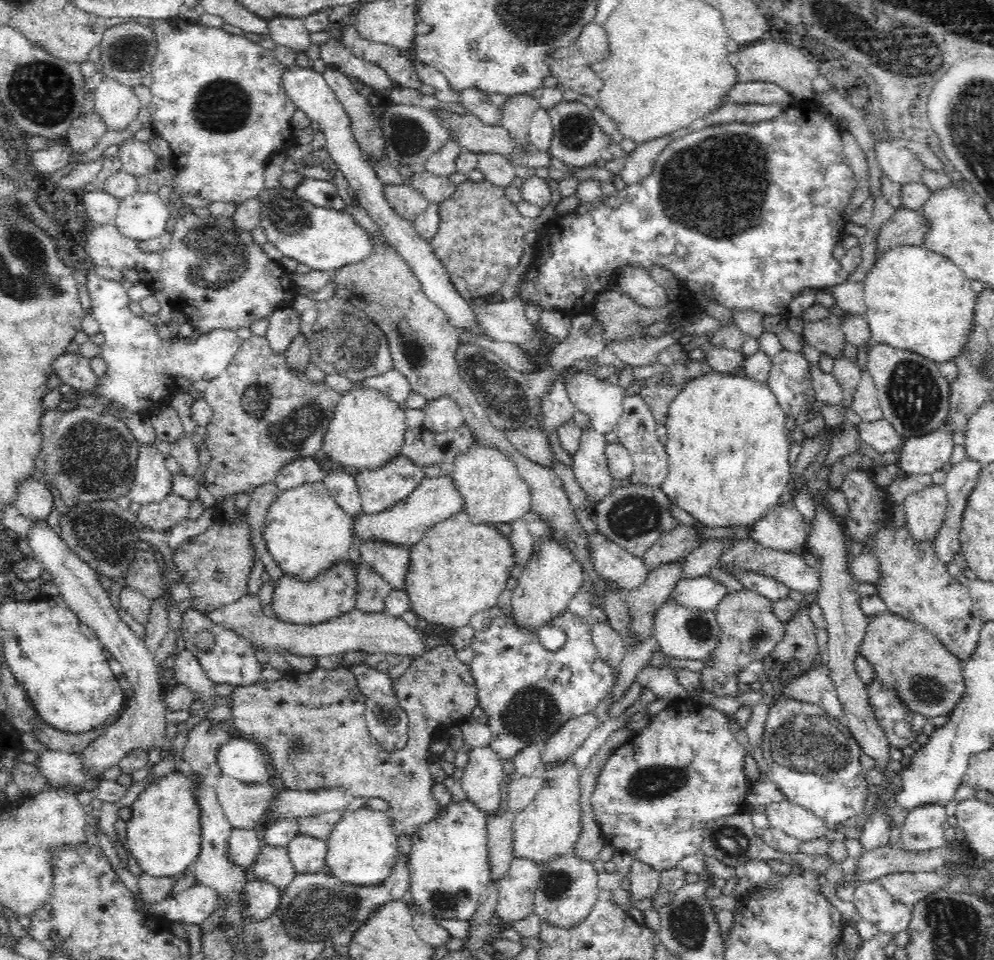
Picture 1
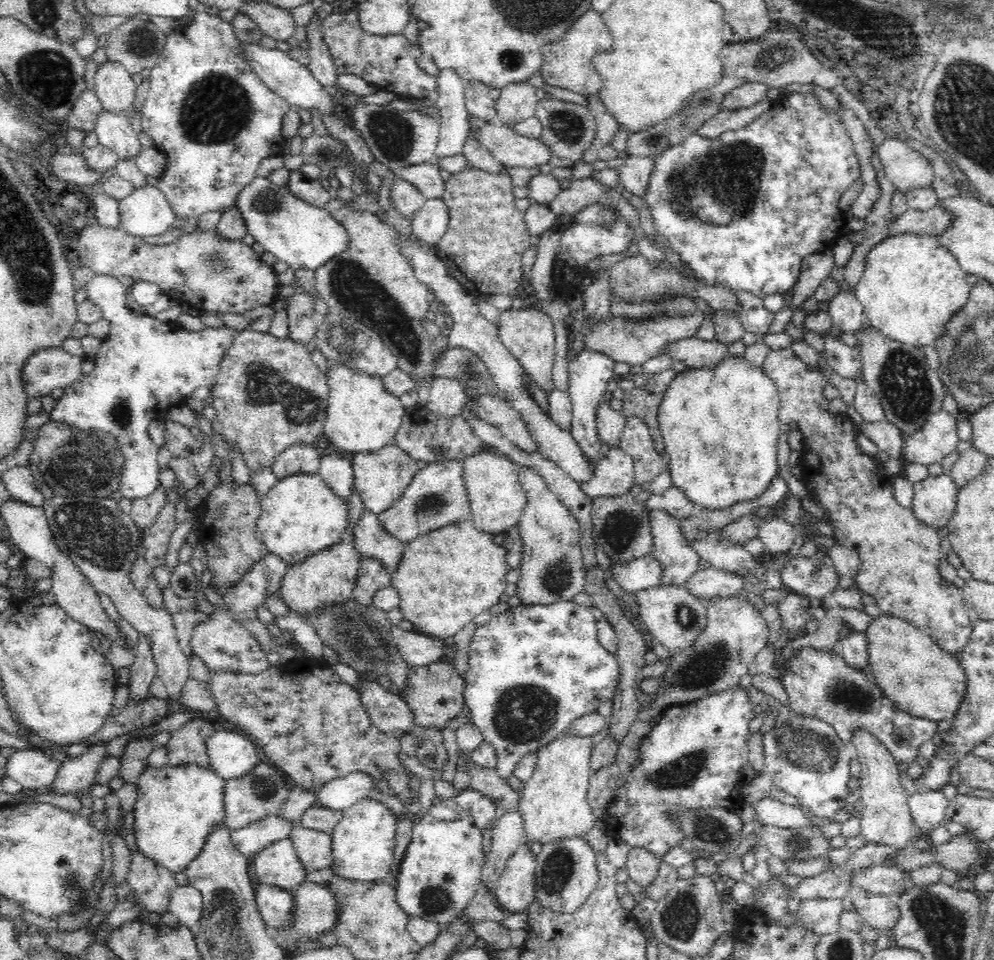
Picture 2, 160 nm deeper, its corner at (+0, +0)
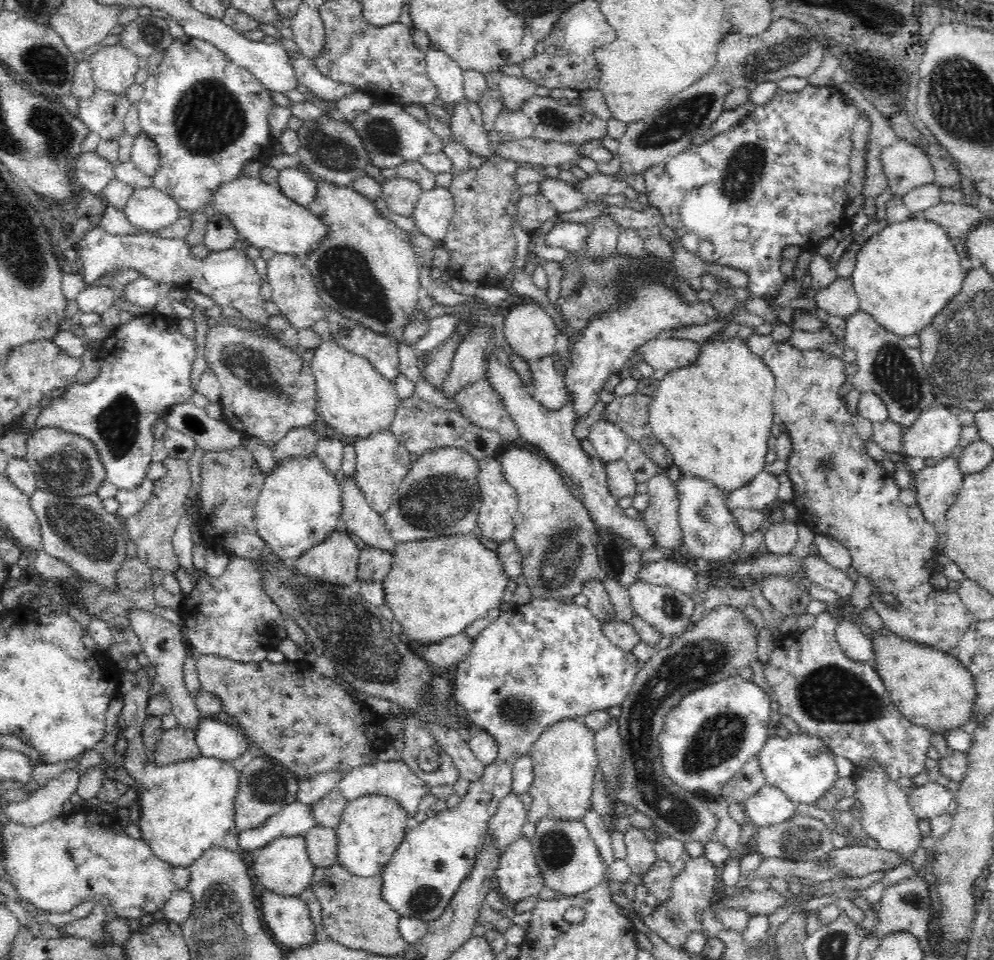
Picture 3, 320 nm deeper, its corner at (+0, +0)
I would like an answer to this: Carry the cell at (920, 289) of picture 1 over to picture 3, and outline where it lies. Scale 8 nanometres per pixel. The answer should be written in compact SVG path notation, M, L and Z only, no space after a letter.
M912 218L892 227L886 226L881 232L870 236L858 252L856 270L851 278L859 297L860 310L873 316L889 333L898 336L918 335L958 296L965 284L967 272L960 265L957 241L936 223Z

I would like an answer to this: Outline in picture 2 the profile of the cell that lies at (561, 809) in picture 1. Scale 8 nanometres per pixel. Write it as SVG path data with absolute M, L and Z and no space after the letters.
M566 732L550 744L544 744L536 752L536 771L532 779L524 784L518 810L522 817L526 838L524 843L527 846L554 844L560 840L584 837L591 828L600 825L586 800L586 791L591 776L590 752L603 739L597 734L580 738Z

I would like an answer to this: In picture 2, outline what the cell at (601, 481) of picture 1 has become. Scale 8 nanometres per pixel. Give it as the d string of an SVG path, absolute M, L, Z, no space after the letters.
M586 351L580 354L571 355L570 364L570 390L568 395L572 399L574 410L572 410L572 437L578 443L579 450L582 451L583 458L594 466L597 466L598 461L606 451L599 431L597 430L597 420L595 419L595 408L603 399L603 394L606 392L606 386L609 381L613 380L615 360L612 360L605 354L595 351Z

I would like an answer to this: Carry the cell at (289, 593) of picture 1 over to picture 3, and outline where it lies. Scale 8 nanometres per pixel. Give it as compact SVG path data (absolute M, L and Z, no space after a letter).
M334 530L322 544L294 560L293 571L332 586L350 586L357 580L360 555L361 550L346 531Z

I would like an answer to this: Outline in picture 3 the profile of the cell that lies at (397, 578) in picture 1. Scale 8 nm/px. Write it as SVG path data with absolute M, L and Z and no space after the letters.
M345 477L341 482L341 520L349 532L357 535L368 547L393 553L399 542L385 527L382 514L376 512L356 486L354 477Z

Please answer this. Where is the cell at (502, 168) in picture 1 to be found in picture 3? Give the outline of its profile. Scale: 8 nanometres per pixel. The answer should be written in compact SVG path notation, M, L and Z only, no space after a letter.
M465 98L456 104L451 119L452 134L470 155L484 156L490 159L494 154L492 144L484 131L483 112L476 102L468 102Z

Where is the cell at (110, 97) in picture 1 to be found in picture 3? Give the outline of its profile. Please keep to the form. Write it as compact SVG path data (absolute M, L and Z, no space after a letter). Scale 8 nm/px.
M117 43L101 47L88 61L97 90L110 96L126 96L139 69L137 56Z

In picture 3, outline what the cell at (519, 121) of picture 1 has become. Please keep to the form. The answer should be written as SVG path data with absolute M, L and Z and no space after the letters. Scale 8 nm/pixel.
M502 75L499 79L499 91L502 95L503 108L510 112L522 111L522 106L536 96L538 85L524 77Z

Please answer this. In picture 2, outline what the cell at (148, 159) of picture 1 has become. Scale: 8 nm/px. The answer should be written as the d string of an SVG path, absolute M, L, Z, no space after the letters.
M102 110L94 131L99 145L110 148L120 160L136 159L142 153L138 132L132 128L127 112L108 114Z

